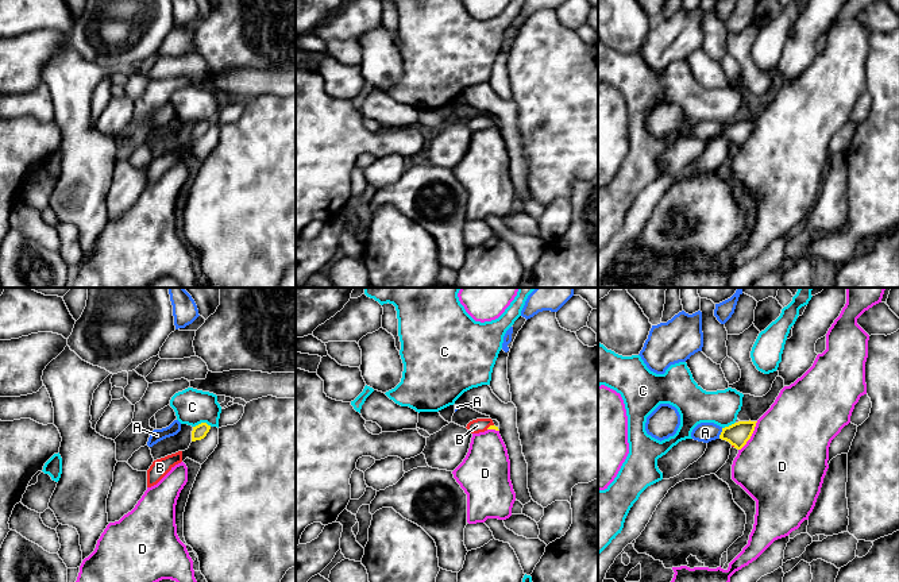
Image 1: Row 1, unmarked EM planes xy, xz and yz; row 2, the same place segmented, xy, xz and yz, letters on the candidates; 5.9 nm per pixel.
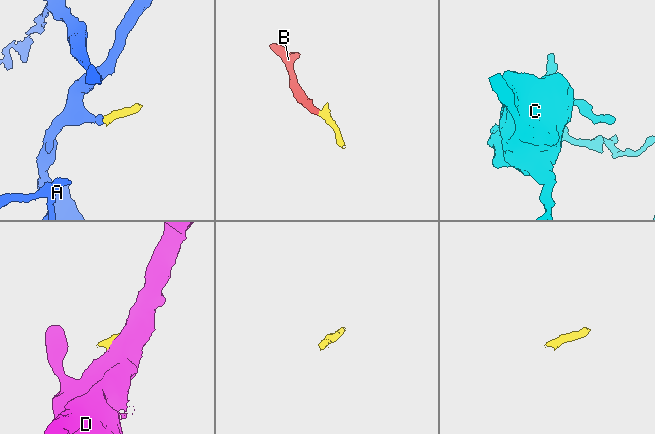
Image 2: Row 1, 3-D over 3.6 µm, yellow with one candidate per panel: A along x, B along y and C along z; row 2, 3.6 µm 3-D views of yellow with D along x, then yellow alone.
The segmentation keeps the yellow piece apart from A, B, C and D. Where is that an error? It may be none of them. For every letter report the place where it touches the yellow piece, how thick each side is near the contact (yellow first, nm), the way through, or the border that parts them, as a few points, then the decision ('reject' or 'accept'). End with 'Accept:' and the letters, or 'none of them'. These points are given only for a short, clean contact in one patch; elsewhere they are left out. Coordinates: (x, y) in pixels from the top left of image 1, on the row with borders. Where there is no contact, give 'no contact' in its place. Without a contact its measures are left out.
A: contact yz (721, 434); calibres 140 and 120 nm; border yz (722, 428), (718, 438); reject
B: contact xz (490, 426); calibres 30 and 80 nm; way xz (492, 427), (490, 426), (477, 426); accept
C: contact xy (201, 423); calibres 90 and 220 nm; border xy (211, 426), (199, 423), (193, 427); reject
D: contact yz (751, 435); calibres 140 and 500 nm; reject
Accept: B

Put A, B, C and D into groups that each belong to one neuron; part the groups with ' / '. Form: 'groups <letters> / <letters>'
groups A / B / C / D

